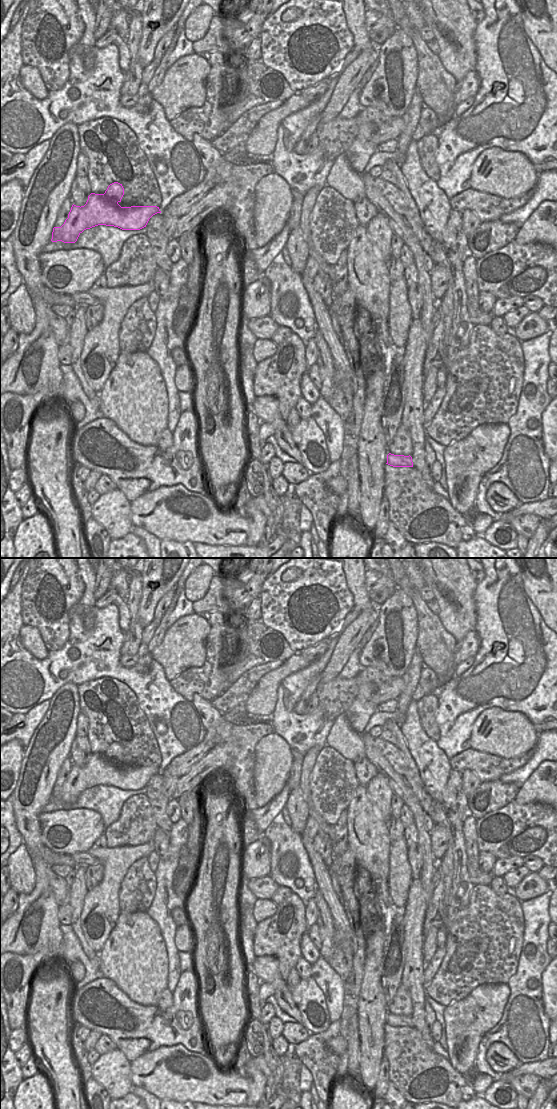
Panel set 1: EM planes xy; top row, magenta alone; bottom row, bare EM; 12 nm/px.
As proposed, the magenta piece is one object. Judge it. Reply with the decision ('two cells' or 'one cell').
one cell

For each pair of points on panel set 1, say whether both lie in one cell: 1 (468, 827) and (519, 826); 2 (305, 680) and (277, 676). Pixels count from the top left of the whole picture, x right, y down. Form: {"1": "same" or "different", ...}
{"1": "different", "2": "different"}

